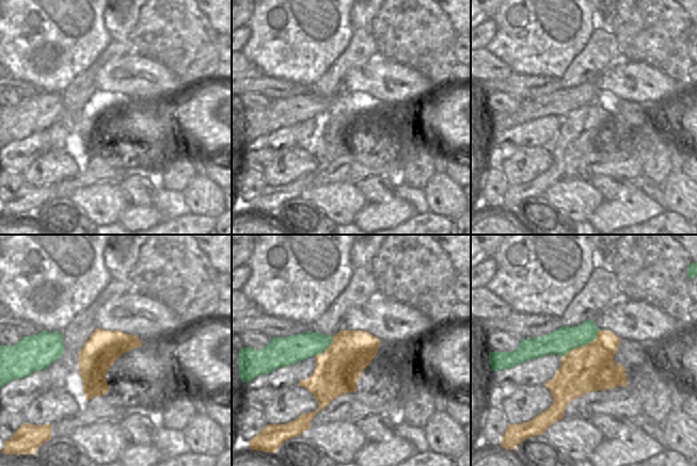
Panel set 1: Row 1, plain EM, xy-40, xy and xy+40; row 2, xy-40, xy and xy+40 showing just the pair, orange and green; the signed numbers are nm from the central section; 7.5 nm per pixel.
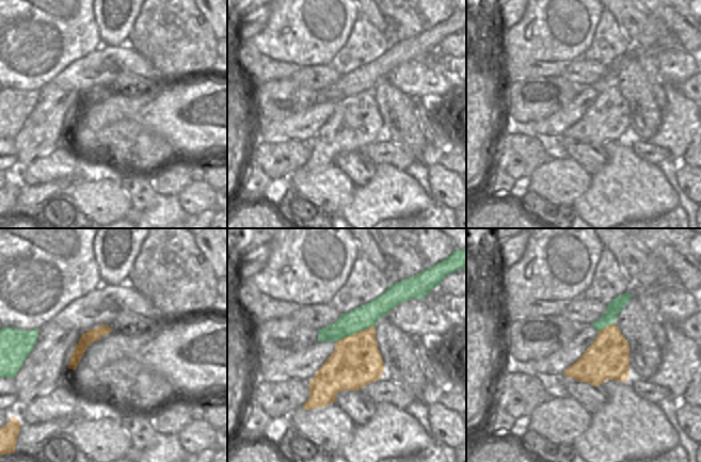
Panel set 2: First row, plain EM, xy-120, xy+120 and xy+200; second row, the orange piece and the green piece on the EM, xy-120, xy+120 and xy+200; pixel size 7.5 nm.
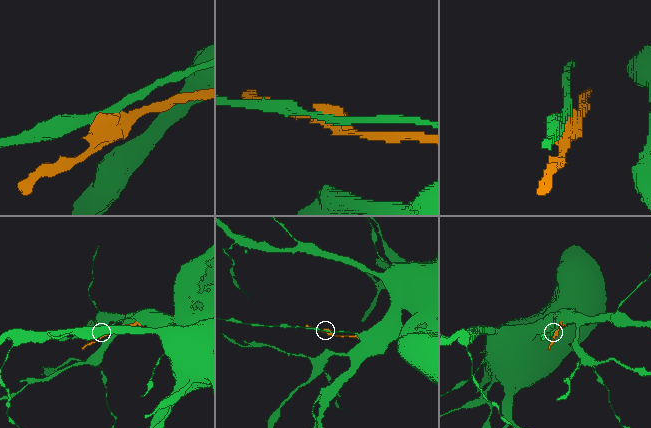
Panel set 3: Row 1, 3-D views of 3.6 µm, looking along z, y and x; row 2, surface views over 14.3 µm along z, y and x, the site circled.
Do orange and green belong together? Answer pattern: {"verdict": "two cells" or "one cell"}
{"verdict": "two cells"}

